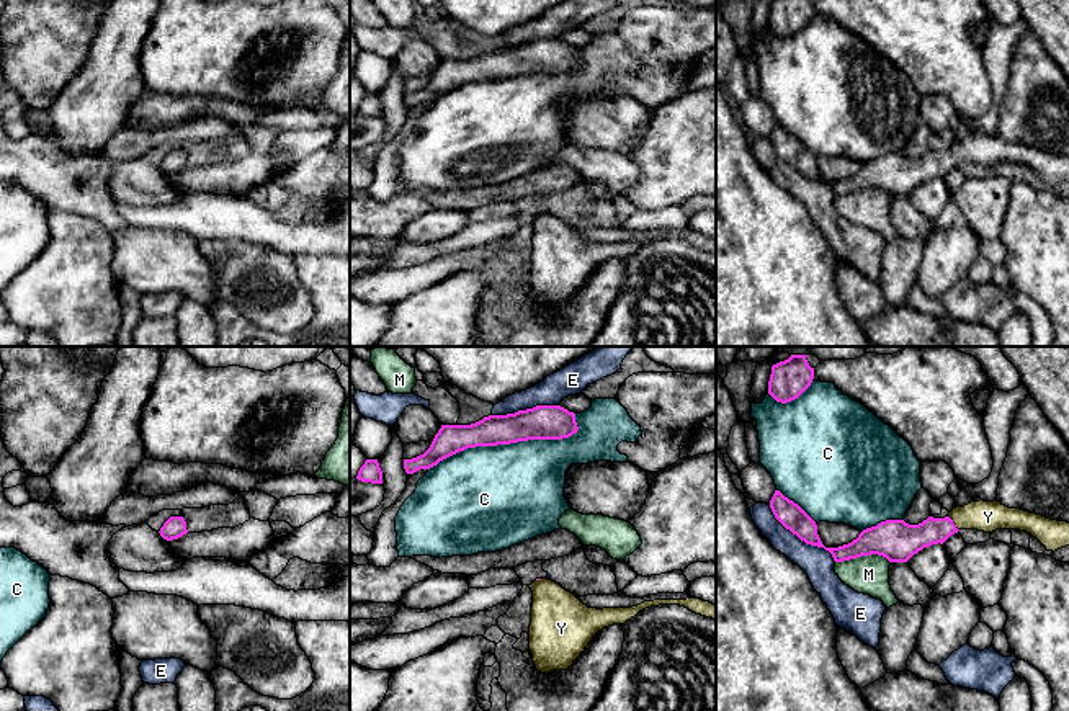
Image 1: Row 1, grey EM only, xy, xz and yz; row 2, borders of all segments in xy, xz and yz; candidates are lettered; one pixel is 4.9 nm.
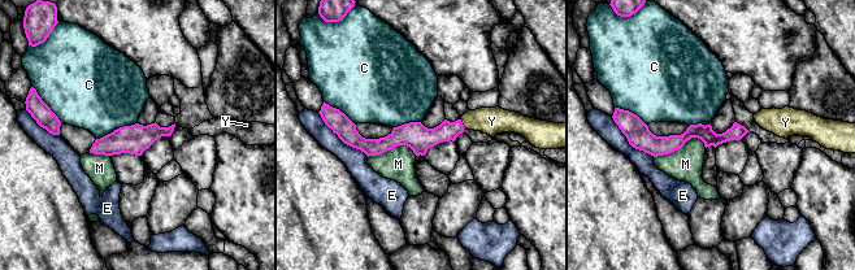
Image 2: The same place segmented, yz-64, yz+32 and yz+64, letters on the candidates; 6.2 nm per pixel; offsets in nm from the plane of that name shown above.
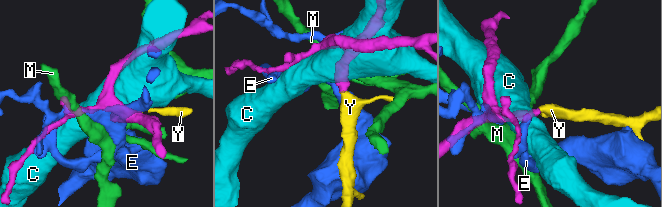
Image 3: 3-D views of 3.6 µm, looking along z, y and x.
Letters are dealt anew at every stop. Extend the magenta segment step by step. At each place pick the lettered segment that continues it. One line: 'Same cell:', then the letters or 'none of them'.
Same cell: Y

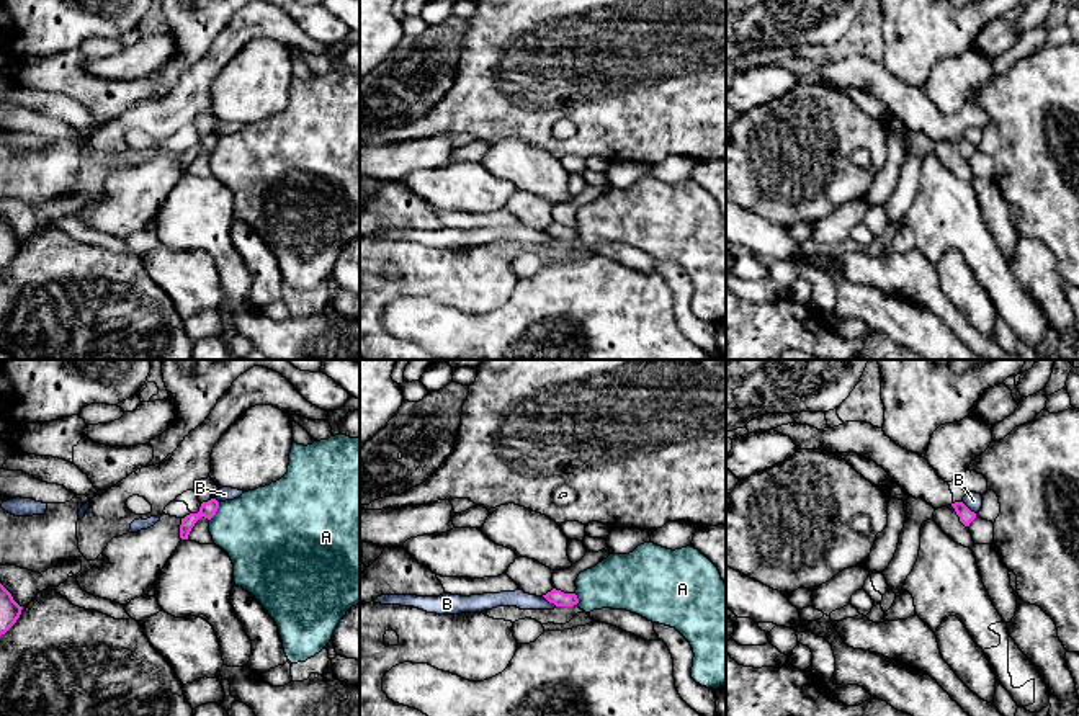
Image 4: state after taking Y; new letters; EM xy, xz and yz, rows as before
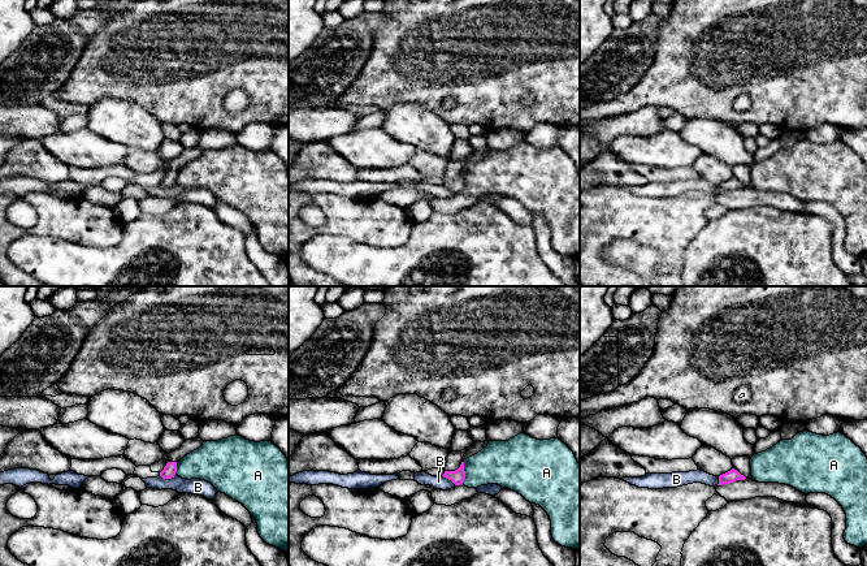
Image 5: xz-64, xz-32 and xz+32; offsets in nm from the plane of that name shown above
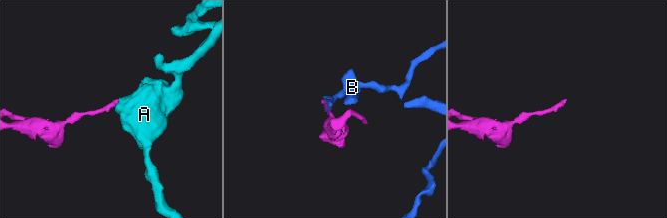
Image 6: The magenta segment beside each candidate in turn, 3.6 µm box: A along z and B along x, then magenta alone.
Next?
Same cell: none of them

